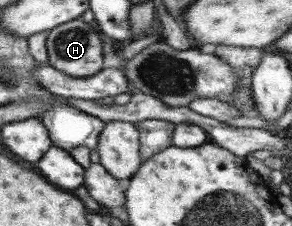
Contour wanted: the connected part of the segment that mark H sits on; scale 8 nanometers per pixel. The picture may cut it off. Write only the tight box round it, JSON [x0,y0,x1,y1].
[48,18,103,78]

